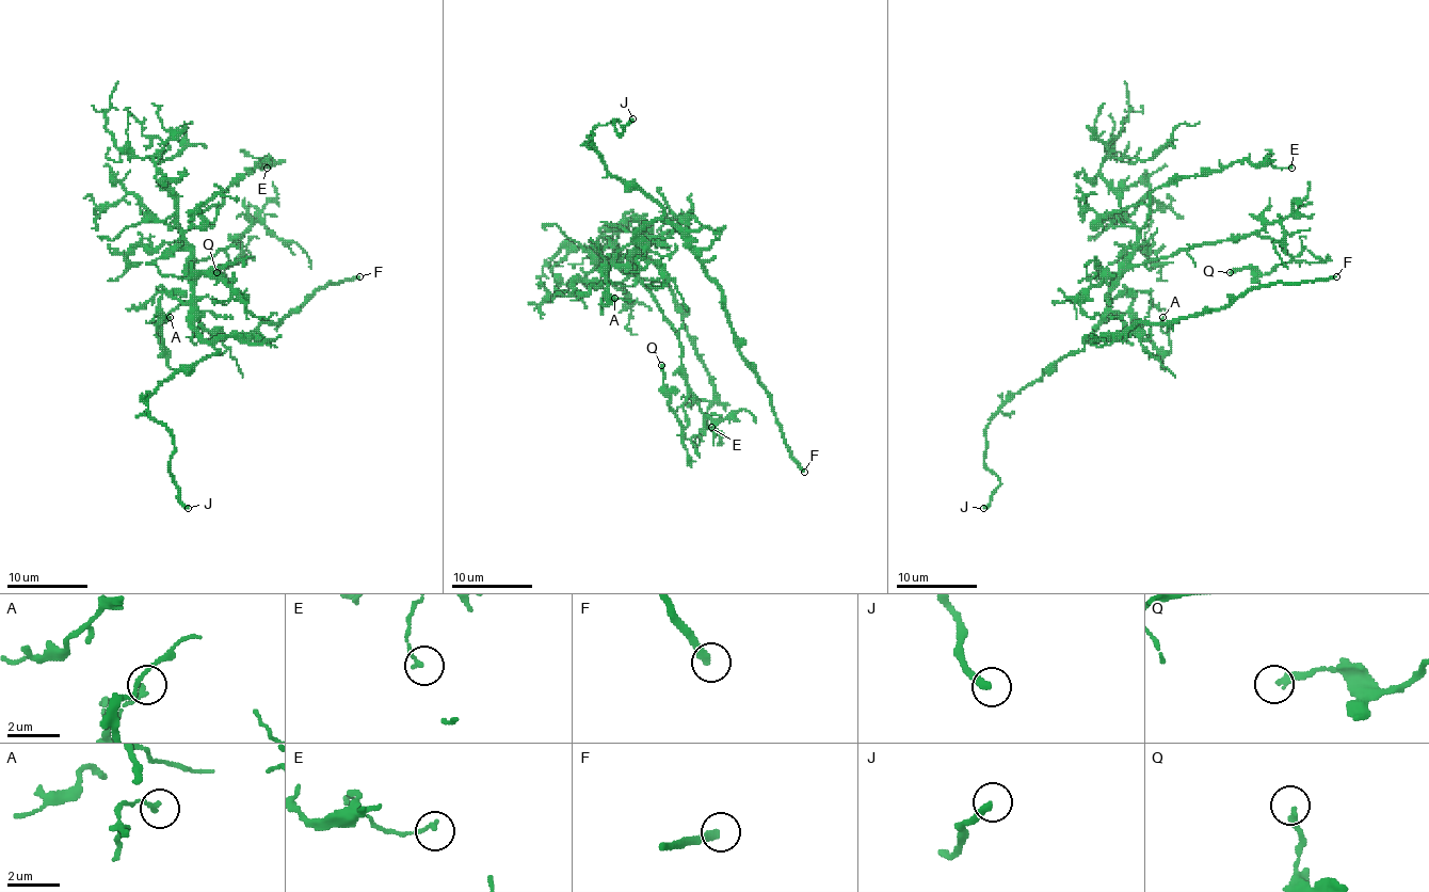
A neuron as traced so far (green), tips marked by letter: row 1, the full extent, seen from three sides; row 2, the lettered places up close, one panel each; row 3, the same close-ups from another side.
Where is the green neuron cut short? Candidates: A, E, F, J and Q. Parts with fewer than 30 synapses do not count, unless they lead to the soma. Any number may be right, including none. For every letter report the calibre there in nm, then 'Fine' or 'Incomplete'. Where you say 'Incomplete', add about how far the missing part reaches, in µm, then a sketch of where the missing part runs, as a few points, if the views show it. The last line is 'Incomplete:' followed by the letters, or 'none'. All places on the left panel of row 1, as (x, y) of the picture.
A: Thickness 170 nm. Fine
E: Thickness 160 nm. Fine
F: Thickness 280 nm. Incomplete. Missing length about 45 µm. Course of what is missing: (359, 276), (385, 272), (385, 231), (343, 186), (305, 170), (271, 111), (273, 77)
J: Thickness 260 nm. Incomplete. Missing length about 50 µm
Q: Thickness 170 nm. Fine
Incomplete: F, J

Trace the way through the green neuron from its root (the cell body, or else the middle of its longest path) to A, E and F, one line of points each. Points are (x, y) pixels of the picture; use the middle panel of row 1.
A: (641, 232), (635, 243), (627, 243), (607, 270), (605, 266), (611, 304), (603, 302), (605, 296), (614, 298)
E: (641, 232), (637, 266), (629, 274), (667, 284), (673, 292), (687, 336), (716, 388), (705, 418), (711, 427)
F: (641, 232), (667, 220), (684, 236), (721, 292), (736, 347), (770, 399), (789, 457), (804, 472)

